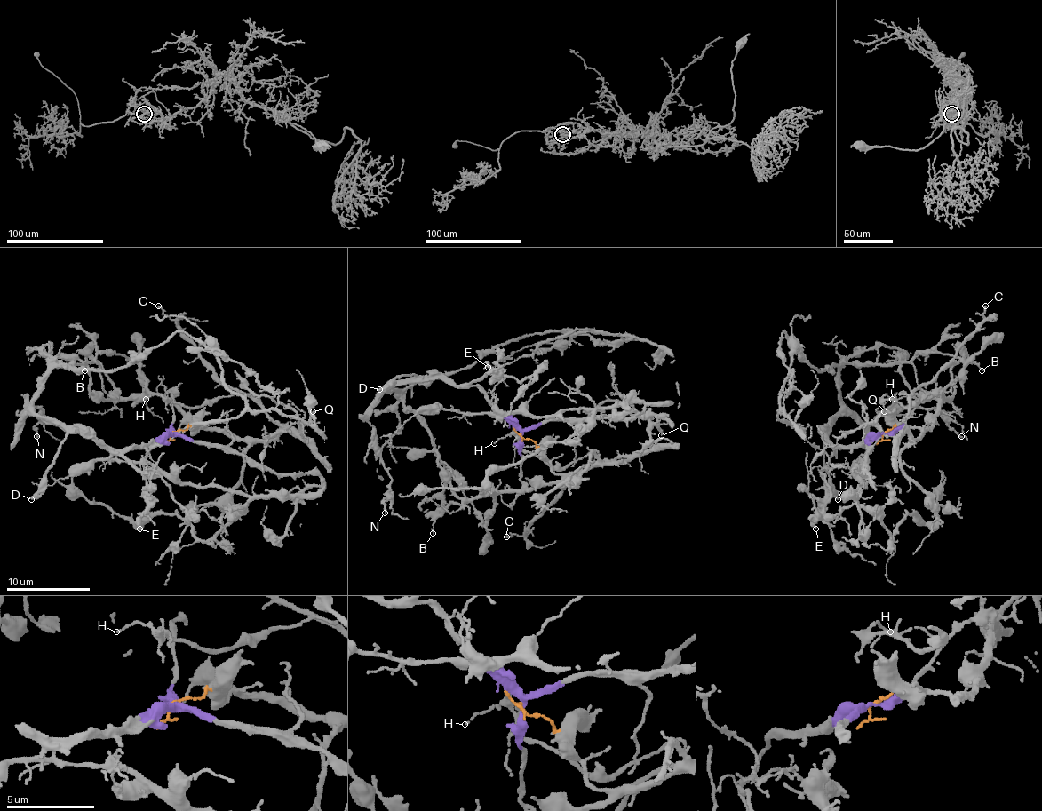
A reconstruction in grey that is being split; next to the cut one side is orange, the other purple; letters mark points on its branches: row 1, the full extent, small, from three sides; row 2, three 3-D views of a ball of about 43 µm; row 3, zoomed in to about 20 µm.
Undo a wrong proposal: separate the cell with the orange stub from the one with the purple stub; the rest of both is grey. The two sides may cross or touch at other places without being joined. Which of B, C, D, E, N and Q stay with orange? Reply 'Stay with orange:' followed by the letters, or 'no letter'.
Stay with orange: B, C, Q

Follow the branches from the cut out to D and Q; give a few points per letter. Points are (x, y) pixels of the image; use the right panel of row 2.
D: (882, 433), (834, 449), (825, 433), (823, 468), (830, 487), (838, 499)
Q: (882, 433), (894, 426), (916, 426), (922, 433), (916, 439), (905, 430), (888, 437), (874, 422), (884, 411)

